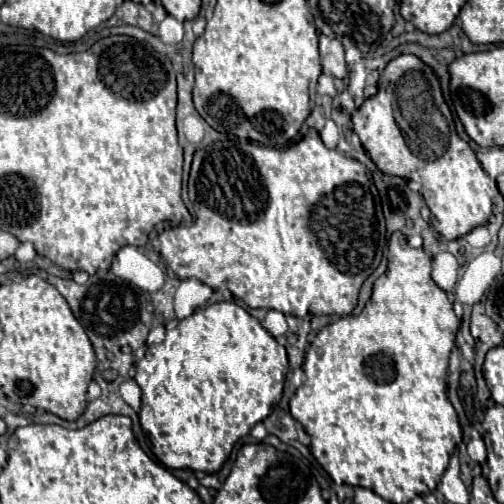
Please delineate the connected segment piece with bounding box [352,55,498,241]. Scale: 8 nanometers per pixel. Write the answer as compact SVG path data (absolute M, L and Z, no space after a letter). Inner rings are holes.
M400 55L388 63L380 75L378 93L368 97L352 113L352 129L382 173L421 185L420 193L424 195L432 213L432 227L444 239L458 239L488 223L492 215L492 197L498 195L496 181L480 167L470 145L456 135L452 115L442 99L440 83L432 69L418 57Z

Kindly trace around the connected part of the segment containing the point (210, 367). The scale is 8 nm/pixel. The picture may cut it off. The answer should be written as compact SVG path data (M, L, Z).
M222 301L178 321L174 329L166 331L162 343L146 347L136 369L134 381L142 389L140 423L152 441L152 453L170 469L218 473L234 443L248 435L256 423L264 421L274 403L280 401L288 359L284 347L276 343L256 317L234 301Z

